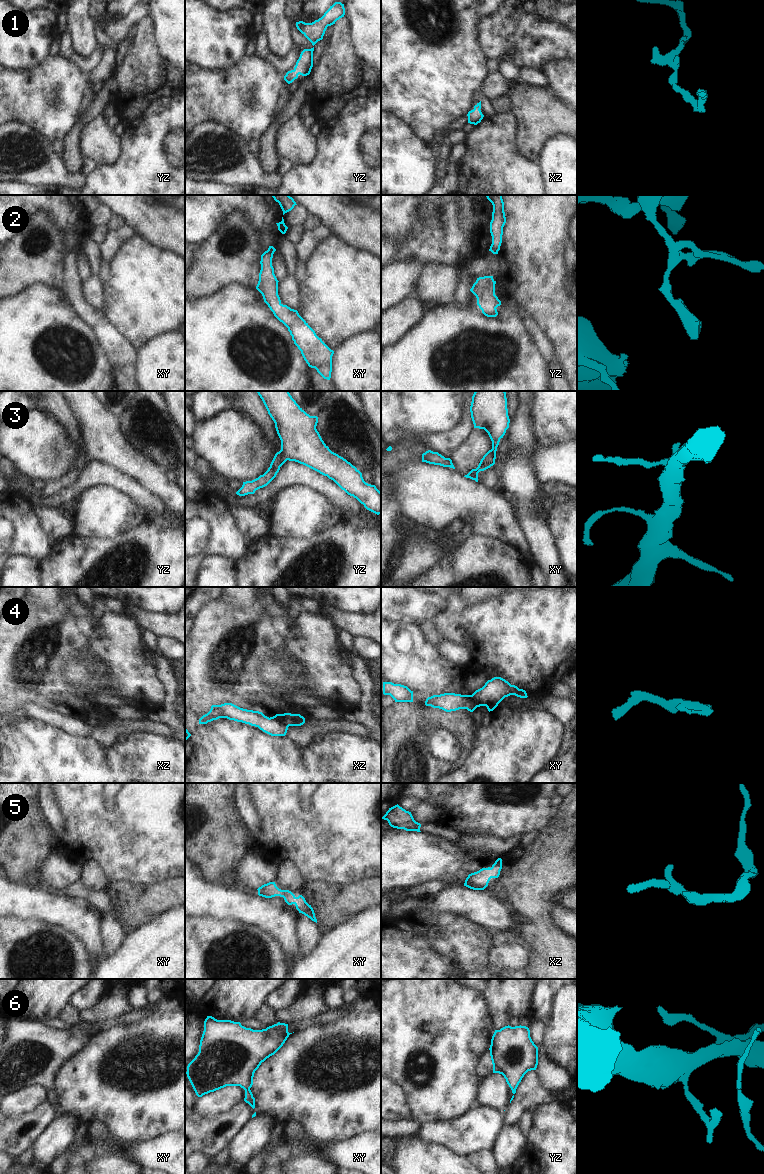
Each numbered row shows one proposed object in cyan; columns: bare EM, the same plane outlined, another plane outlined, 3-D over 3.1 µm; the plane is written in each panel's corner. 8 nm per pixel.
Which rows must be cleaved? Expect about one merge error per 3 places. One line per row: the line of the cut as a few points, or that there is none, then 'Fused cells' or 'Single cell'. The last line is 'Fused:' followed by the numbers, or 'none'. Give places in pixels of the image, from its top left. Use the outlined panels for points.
1: No split. Single cell
2: No split. Single cell
3: No split. Single cell
4: Split along xz (276, 714), (288, 726). Fused cells
5: No split. Single cell
6: No split. Single cell
Fused: 4

